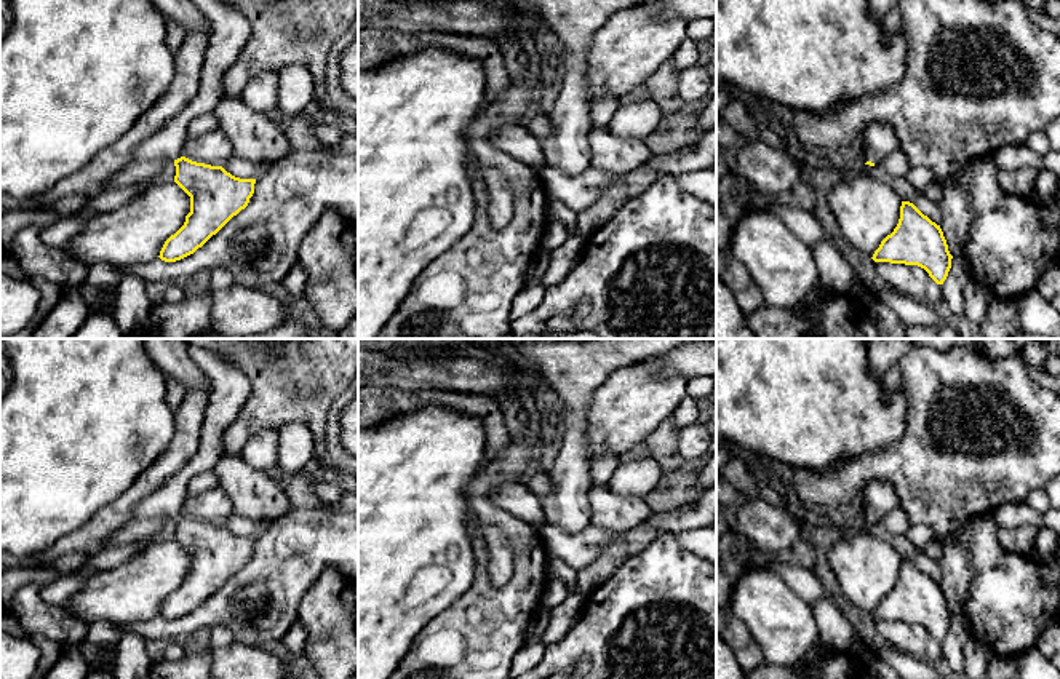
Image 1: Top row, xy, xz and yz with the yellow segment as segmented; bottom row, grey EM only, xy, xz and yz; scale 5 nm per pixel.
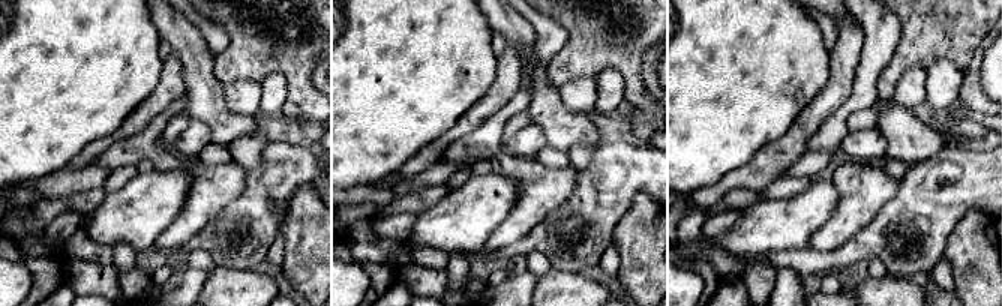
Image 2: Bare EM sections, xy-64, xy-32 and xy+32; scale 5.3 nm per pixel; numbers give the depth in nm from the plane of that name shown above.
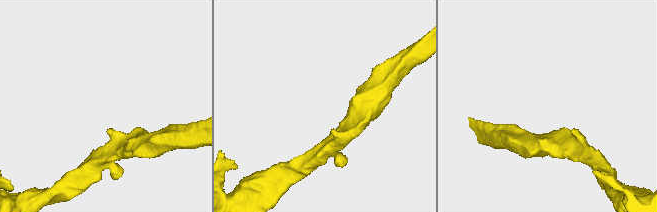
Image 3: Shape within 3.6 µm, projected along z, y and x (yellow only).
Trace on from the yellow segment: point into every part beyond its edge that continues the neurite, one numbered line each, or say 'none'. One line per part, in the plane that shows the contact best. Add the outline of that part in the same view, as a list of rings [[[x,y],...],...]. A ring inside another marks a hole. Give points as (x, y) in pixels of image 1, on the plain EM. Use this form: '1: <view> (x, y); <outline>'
1: yz (880, 497); [[[873,479],[867,484],[859,503],[863,506],[863,521],[881,522],[887,513],[899,506],[899,497],[892,482]]]

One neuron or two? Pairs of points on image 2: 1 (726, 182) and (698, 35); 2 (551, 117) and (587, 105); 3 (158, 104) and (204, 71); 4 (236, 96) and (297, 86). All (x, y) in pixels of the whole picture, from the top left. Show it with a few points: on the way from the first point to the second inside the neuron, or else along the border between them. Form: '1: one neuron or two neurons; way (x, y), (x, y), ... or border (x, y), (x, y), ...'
1: two neurons; border (755, 155), (716, 182), (693, 191)
2: two neurons; border (558, 89), (560, 99), (570, 110), (588, 116)
3: two neurons; border (171, 53), (180, 63), (186, 93)
4: two neurons; border (260, 83), (237, 80), (225, 86)

